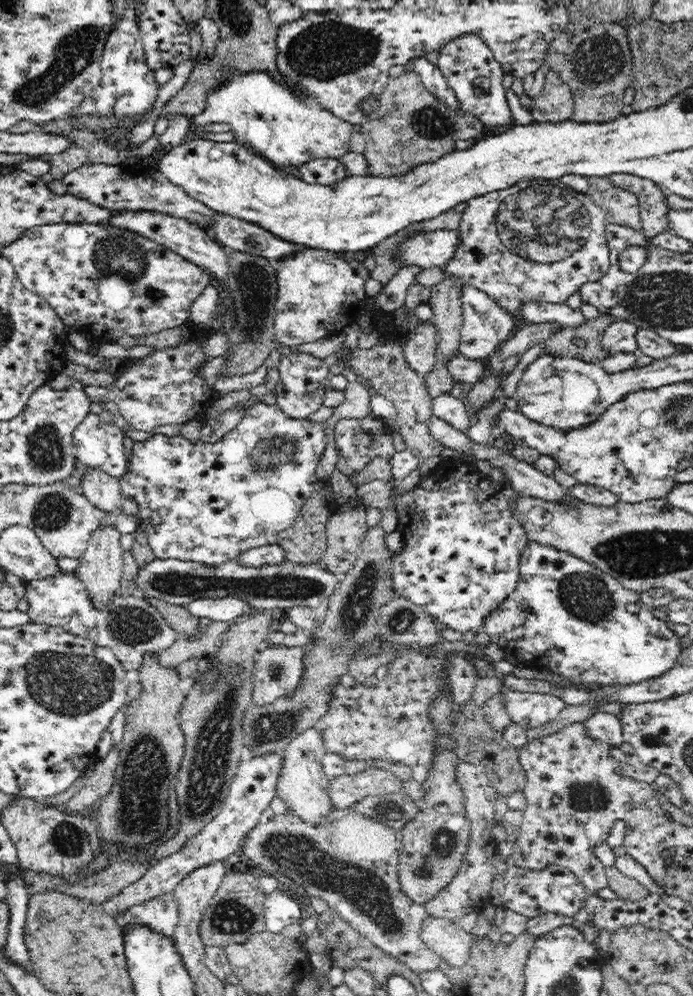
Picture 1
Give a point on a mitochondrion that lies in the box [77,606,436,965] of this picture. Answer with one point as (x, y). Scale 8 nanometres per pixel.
(296, 853)

